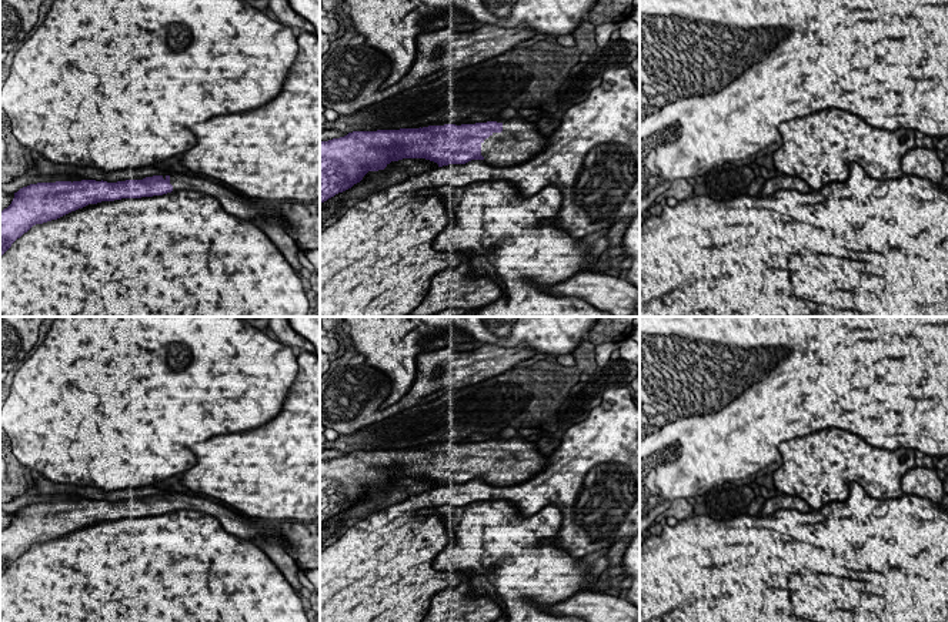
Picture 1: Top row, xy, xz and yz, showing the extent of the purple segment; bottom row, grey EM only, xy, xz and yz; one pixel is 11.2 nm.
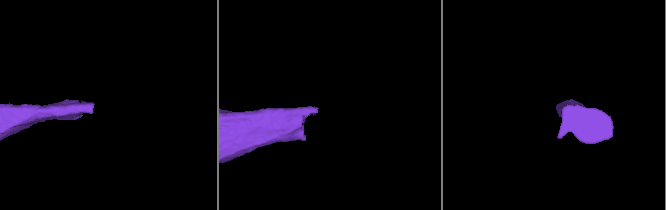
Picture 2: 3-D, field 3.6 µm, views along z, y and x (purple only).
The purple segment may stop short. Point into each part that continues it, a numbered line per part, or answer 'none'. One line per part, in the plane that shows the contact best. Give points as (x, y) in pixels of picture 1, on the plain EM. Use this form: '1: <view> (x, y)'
1: xz (518, 461)

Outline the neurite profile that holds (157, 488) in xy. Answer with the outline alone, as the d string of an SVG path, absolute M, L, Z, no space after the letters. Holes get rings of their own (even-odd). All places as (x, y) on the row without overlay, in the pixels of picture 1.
M168 478L141 488L124 488L117 491L107 491L104 494L103 501L117 502L126 499L143 499L146 496L153 496L153 495L183 494L180 491L173 492L167 485L168 485Z

